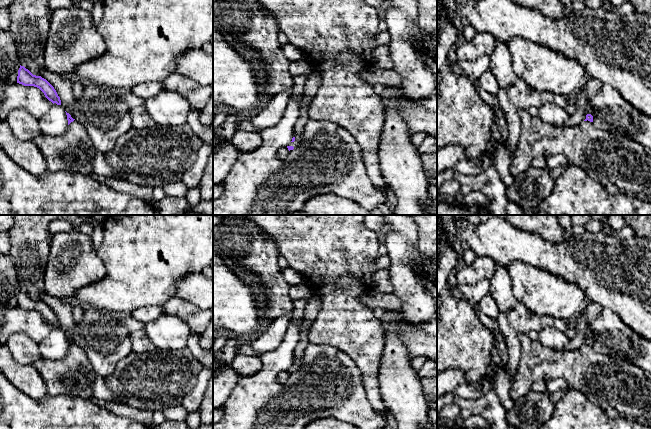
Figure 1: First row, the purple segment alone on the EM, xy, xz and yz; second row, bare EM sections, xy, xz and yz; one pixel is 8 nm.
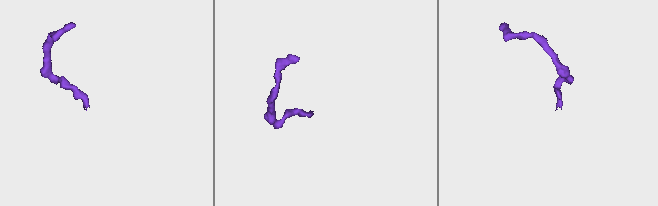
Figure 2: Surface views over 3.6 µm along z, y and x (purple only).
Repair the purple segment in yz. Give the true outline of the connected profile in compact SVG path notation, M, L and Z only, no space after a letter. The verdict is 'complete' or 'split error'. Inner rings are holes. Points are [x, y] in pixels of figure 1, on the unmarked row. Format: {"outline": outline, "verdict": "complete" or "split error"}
{"outline": "M518 333L518 339L521 343L521 358L518 372L511 381L510 397L513 401L529 393L538 380L548 382L552 379L562 378L566 381L568 388L582 392L592 403L603 409L612 407L619 416L627 419L639 421L651 419L651 375L648 375L640 367L620 358L597 353L592 347L593 340L591 338L587 338L581 348L563 352L554 352L540 342L532 342L527 335L522 333Z", "verdict": "split error"}

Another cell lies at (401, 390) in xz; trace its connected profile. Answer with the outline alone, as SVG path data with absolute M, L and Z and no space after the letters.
M392 320L385 327L383 350L379 359L379 391L387 407L397 422L396 429L428 429L430 421L427 417L430 406L423 392L418 371L412 366L406 346L398 334L398 322Z

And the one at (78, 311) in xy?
M73 304L72 310L73 310L73 319L77 325L82 321L84 308L77 304Z

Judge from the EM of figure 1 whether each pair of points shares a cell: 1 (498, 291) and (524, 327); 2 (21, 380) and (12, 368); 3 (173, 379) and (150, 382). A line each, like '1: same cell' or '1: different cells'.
1: same cell
2: same cell
3: same cell

